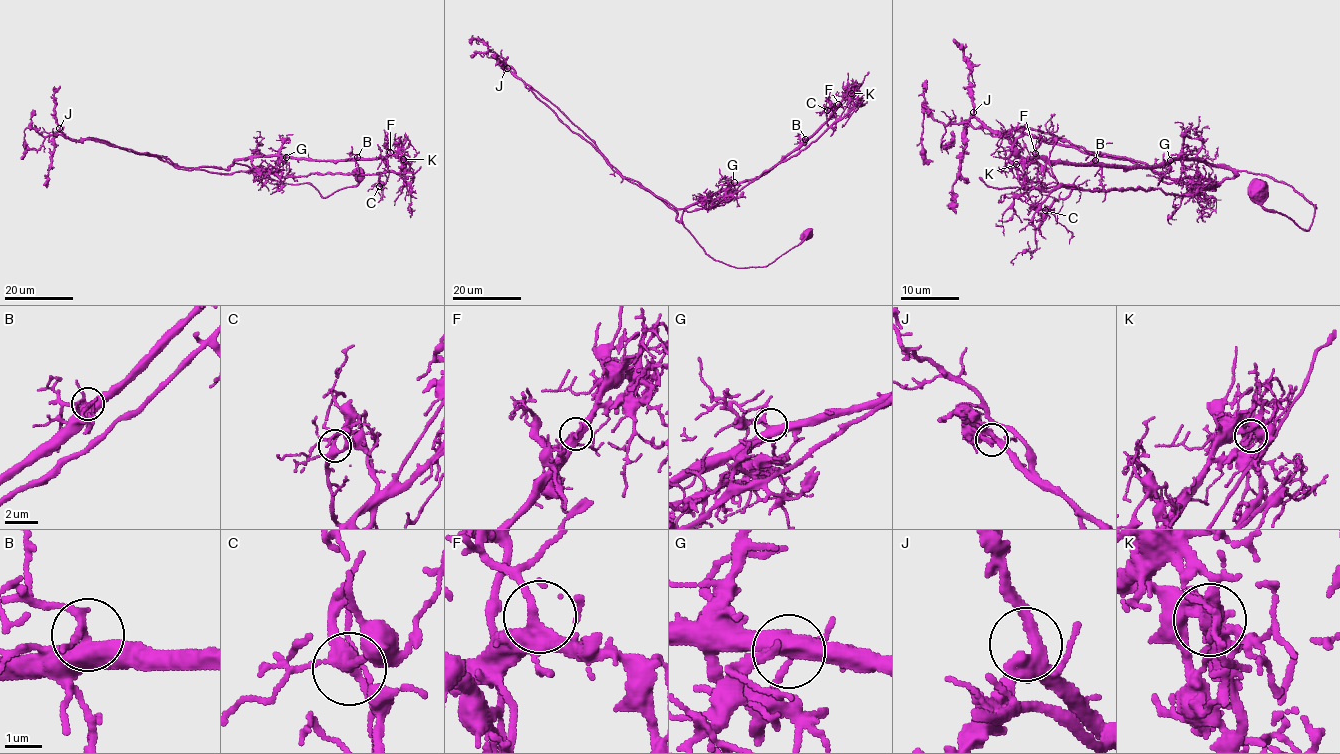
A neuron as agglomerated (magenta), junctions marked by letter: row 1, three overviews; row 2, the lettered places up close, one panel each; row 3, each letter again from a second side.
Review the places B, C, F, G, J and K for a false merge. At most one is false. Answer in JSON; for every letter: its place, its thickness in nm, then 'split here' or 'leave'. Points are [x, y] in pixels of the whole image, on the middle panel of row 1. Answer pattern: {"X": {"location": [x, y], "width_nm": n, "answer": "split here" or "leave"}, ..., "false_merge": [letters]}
{"B": {"location": [805, 139], "width_nm": 360, "answer": "leave"}, "C": {"location": [827, 110], "width_nm": 320, "answer": "leave"}, "F": {"location": [838, 104], "width_nm": 320, "answer": "leave"}, "G": {"location": [734, 182], "width_nm": 400, "answer": "leave"}, "J": {"location": [507, 68], "width_nm": 280, "answer": "leave"}, "K": {"location": [851, 93], "width_nm": 360, "answer": "split here"}, "false_merge": ["K"]}

